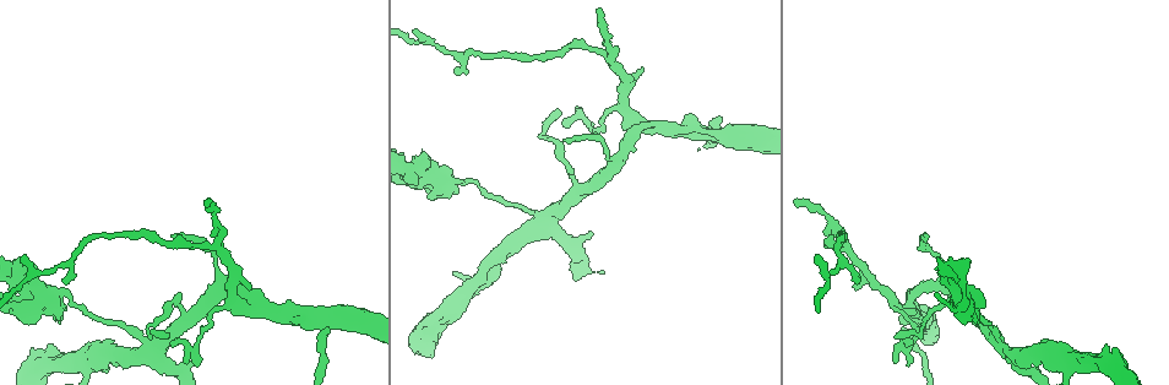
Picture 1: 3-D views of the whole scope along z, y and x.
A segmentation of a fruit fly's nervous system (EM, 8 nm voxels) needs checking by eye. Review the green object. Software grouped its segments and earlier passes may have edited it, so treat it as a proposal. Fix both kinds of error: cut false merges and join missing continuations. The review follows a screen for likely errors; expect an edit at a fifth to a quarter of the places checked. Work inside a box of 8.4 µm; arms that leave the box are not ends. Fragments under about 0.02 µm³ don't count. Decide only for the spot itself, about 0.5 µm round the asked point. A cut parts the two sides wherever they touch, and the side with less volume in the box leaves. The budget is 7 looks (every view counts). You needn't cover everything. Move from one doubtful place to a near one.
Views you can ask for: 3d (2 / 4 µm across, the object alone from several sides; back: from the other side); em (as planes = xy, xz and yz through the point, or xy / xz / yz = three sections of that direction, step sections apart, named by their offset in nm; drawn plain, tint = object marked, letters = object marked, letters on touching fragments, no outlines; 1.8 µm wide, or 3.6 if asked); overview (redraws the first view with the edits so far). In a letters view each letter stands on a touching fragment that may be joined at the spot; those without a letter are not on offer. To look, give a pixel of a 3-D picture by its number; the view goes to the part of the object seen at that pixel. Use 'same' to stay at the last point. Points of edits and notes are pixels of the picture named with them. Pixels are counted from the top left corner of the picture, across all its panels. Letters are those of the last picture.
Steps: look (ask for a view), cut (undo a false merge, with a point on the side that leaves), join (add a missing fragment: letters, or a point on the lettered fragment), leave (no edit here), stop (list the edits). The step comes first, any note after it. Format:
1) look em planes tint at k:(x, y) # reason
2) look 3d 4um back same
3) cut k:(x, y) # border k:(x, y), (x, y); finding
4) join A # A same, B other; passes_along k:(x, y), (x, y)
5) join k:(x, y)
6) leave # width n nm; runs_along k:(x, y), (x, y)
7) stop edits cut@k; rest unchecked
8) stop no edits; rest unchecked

look 3d 4um at 1:(650, 127)

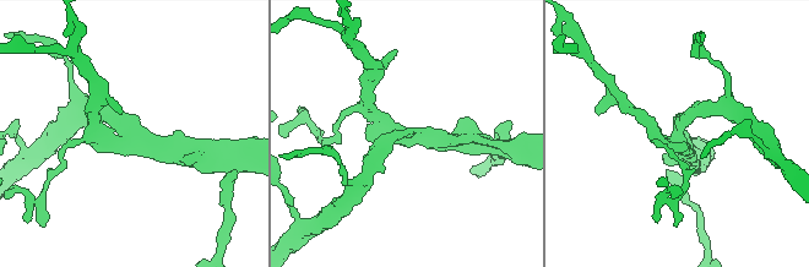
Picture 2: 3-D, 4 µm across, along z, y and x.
look em xy step 4 tint at 2:(137, 145) # now the EM

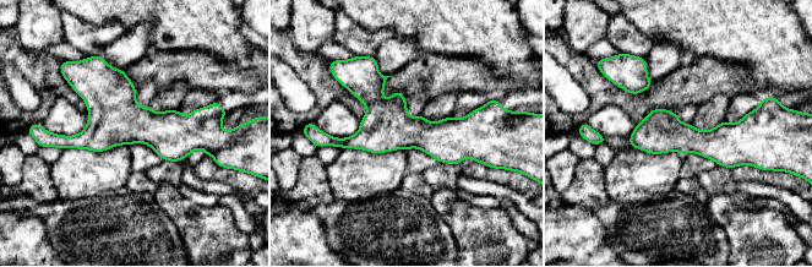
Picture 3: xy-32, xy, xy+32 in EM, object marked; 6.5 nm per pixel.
look em xy step 4 letters same

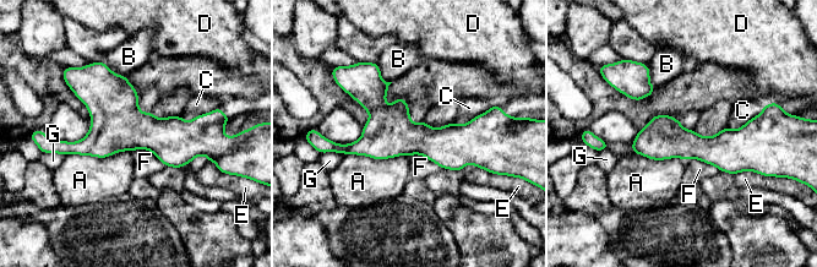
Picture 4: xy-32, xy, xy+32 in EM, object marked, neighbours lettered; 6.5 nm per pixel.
leave # A other, B other, C other, D other, E other, F other, G other; border 4:(131, 151), (148, 150), (164, 167); continuous, no second neuron

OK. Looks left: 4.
look em planes letters at 1:(607, 56) # arms part here

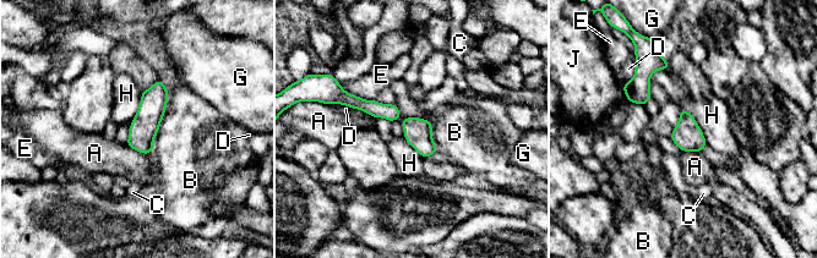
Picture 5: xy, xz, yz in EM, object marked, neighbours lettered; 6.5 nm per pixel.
leave # width 180 nm; longest_contact B 420 nm; A other, B other, C other, D other, E other, G other, H other, J other; one neuron here

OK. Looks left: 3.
look em xz step 8 letters at 1:(1000, 343) # looks like a crossing

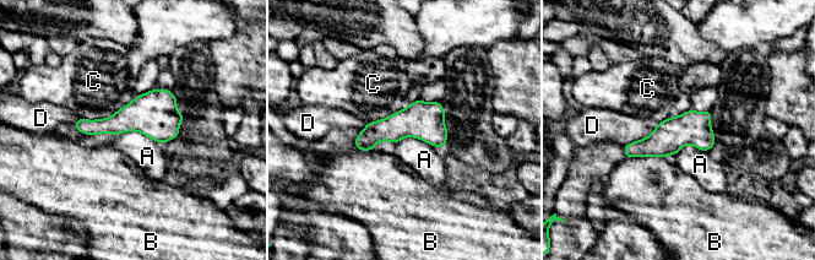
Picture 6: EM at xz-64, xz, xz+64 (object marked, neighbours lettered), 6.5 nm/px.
leave # A other, B other, C other, D other; border 6:(115, 135), (139, 131), (162, 145); one neuron here

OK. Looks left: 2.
stop no edits; rest unchecked

